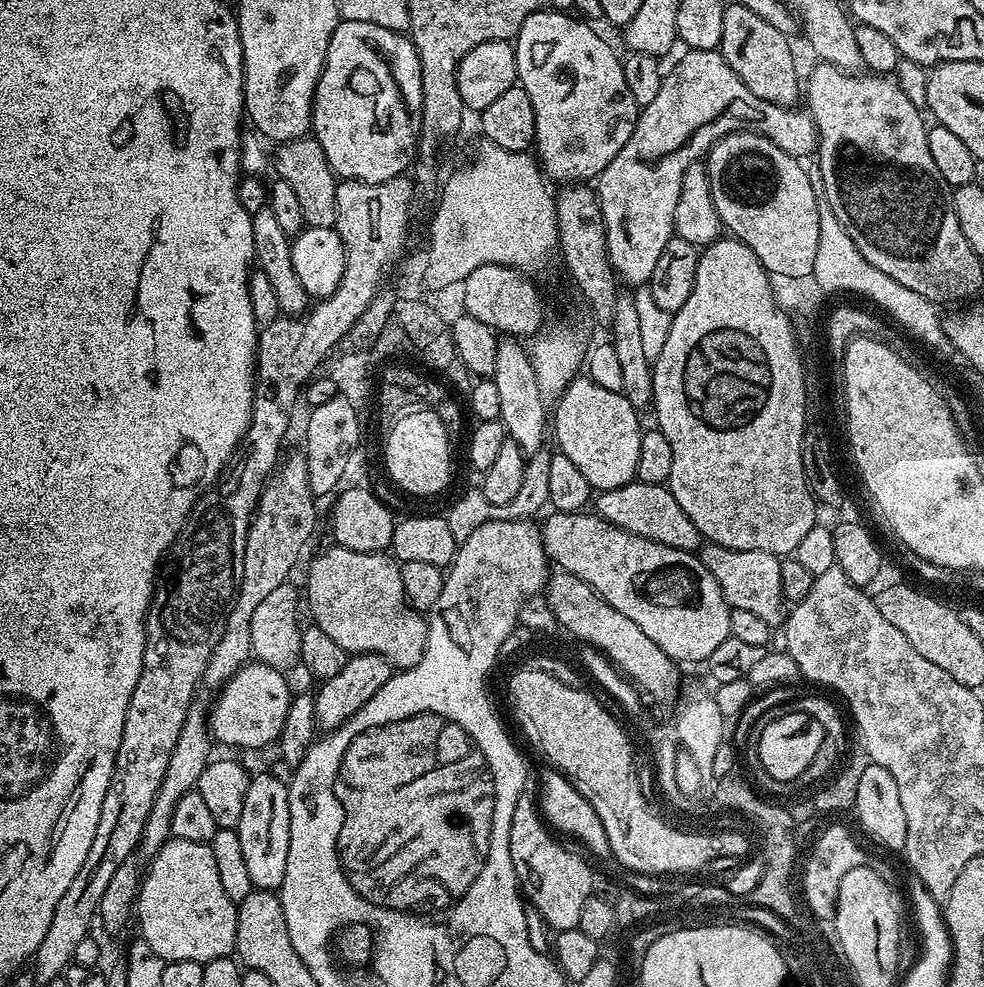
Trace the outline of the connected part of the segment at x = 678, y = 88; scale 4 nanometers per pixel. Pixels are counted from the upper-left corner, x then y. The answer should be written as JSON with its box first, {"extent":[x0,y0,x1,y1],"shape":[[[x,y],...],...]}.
{"extent":[594,50,818,286],"shape":[[[688,50],[683,54],[685,56],[682,57],[672,69],[667,69],[667,71],[664,72],[664,81],[662,82],[661,88],[658,90],[658,95],[650,101],[650,106],[639,109],[636,117],[636,129],[630,134],[626,146],[622,146],[622,150],[618,150],[618,154],[614,154],[614,158],[608,163],[606,170],[600,172],[594,184],[594,191],[599,197],[600,218],[604,220],[608,261],[612,265],[615,275],[619,277],[623,283],[625,280],[628,284],[640,284],[636,286],[647,285],[648,279],[654,274],[654,266],[658,266],[658,258],[662,258],[662,250],[666,250],[666,242],[670,242],[670,238],[676,231],[676,227],[674,226],[674,210],[678,210],[678,194],[682,190],[682,178],[686,174],[686,170],[690,170],[692,164],[703,161],[705,157],[707,157],[709,150],[711,150],[723,136],[729,136],[731,132],[756,132],[759,136],[770,138],[770,142],[774,142],[774,146],[778,146],[778,150],[786,150],[786,154],[797,158],[811,157],[818,148],[816,124],[812,120],[811,114],[803,107],[793,106],[790,108],[783,108],[782,106],[771,104],[762,98],[758,98],[758,94],[753,94],[753,92],[743,84],[742,78],[738,78],[738,74],[734,74],[734,70],[730,70],[726,58],[719,50],[715,52],[711,52],[710,50]]]}

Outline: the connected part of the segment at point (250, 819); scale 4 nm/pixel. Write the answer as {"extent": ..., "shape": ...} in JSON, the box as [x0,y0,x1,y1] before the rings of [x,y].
{"extent":[235,772,290,892],"shape":[[[268,772],[255,773],[246,790],[242,818],[235,828],[253,889],[276,892],[286,878],[286,854],[290,854],[290,802],[288,786]]]}

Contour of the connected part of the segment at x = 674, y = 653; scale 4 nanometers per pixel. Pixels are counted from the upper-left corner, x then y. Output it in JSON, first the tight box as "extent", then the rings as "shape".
{"extent":[540,510,732,665],"shape":[[[552,510],[544,518],[540,537],[544,540],[544,552],[548,555],[549,561],[559,571],[582,578],[582,582],[586,582],[586,586],[590,586],[607,604],[614,606],[614,610],[626,614],[626,618],[633,620],[642,629],[642,634],[646,634],[646,638],[654,641],[671,660],[676,661],[677,665],[703,665],[710,658],[710,654],[714,654],[716,647],[732,635],[732,609],[729,608],[718,582],[714,582],[714,574],[710,574],[706,566],[702,566],[696,552],[678,550],[674,546],[662,546],[650,538],[630,534],[588,510]]]}

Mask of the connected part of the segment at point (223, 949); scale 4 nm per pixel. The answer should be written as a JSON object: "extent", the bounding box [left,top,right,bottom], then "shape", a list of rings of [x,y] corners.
{"extent":[134,838,237,964],"shape":[[[169,838],[146,864],[146,871],[140,881],[140,891],[136,896],[134,920],[140,923],[139,939],[144,940],[165,962],[181,960],[209,964],[214,958],[232,956],[236,951],[236,909],[237,901],[226,898],[222,881],[218,878],[218,866],[214,862],[211,844],[186,842]]]}

